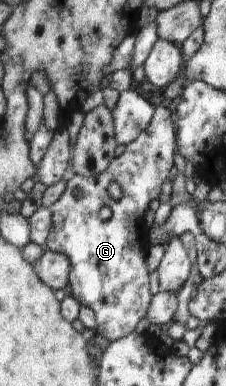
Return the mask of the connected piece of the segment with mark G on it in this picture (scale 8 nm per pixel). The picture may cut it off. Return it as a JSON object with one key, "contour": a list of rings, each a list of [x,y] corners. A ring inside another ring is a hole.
{"contour":[[[161,104],[160,106],[155,107],[154,115],[148,128],[144,129],[144,132],[140,133],[140,136],[136,137],[135,141],[132,141],[128,146],[126,146],[122,155],[115,157],[114,161],[108,165],[108,169],[106,169],[104,173],[96,177],[82,177],[82,175],[77,174],[69,175],[65,179],[67,187],[65,188],[64,194],[60,199],[58,199],[58,201],[56,201],[56,203],[54,203],[54,205],[52,205],[52,207],[48,209],[50,213],[52,213],[52,229],[47,239],[47,244],[50,248],[49,251],[62,253],[70,261],[71,265],[67,293],[71,294],[72,297],[80,303],[80,306],[90,307],[90,309],[94,311],[96,325],[98,325],[98,329],[96,329],[97,335],[102,335],[102,337],[104,337],[109,343],[121,339],[122,337],[126,337],[126,335],[135,331],[140,320],[146,317],[146,313],[148,313],[148,305],[150,305],[150,299],[153,298],[153,295],[150,292],[150,274],[146,264],[148,252],[151,247],[151,242],[149,241],[150,228],[146,225],[145,215],[148,209],[155,206],[161,193],[162,185],[169,181],[170,170],[174,166],[174,155],[178,153],[178,145],[176,144],[176,141],[177,126],[173,109],[168,104]],[[112,182],[117,183],[120,186],[120,189],[122,189],[122,197],[120,197],[118,201],[114,201],[110,195],[108,195],[108,186]],[[104,206],[109,207],[112,211],[112,215],[108,220],[102,220],[99,217],[99,212]]]}

